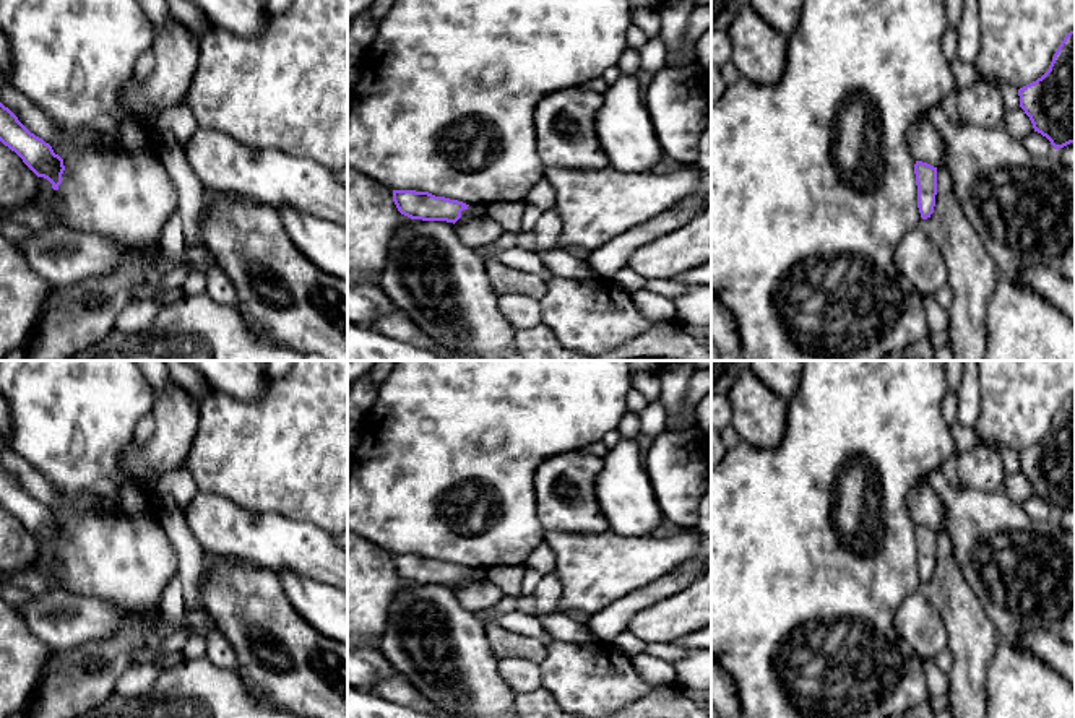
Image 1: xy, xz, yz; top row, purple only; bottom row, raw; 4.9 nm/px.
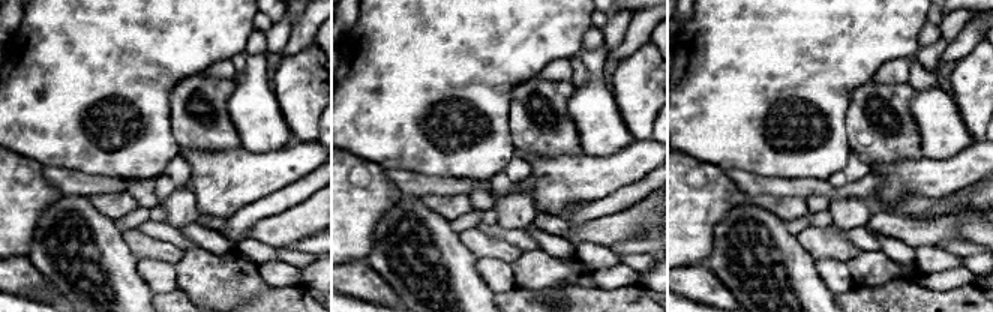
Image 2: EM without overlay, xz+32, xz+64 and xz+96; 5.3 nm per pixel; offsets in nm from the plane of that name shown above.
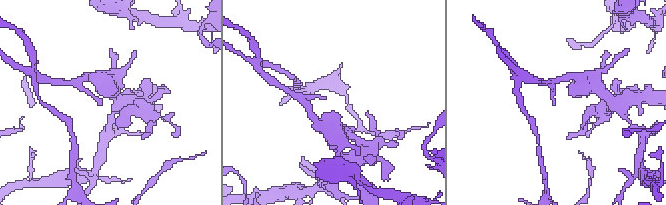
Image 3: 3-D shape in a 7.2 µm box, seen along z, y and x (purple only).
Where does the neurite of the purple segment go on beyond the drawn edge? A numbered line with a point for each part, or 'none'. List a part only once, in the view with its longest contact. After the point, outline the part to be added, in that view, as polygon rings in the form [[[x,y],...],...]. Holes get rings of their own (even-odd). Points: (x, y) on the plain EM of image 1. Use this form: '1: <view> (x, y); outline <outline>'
1: xz (473, 574); outline [[[469,569],[466,573],[461,575],[461,580],[473,580],[479,582],[486,578],[486,570]]]

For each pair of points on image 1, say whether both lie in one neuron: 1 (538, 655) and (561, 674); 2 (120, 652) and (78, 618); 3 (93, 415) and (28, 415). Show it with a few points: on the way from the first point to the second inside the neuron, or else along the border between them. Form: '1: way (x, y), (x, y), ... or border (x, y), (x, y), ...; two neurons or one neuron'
1: border (546, 644), (546, 660), (543, 663); two neurons
2: border (142, 634), (90, 642), (78, 645), (72, 652); two neurons
3: way (77, 415), (69, 419), (51, 419), (44, 415); one neuron

